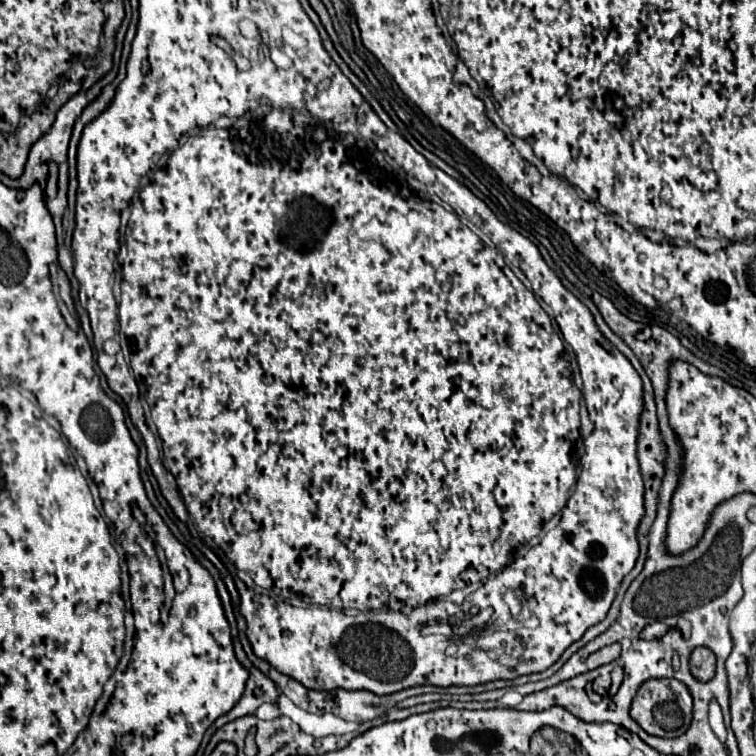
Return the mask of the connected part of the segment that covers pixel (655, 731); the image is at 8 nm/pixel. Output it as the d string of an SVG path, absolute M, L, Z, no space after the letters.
M649 679L645 681L633 703L631 703L631 717L649 733L657 737L679 737L687 731L691 723L691 693L689 689L677 679Z

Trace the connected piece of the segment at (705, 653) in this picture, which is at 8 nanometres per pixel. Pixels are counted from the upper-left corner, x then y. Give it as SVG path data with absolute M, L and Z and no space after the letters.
M697 647L691 653L691 673L699 681L709 681L715 675L715 655L707 647Z

